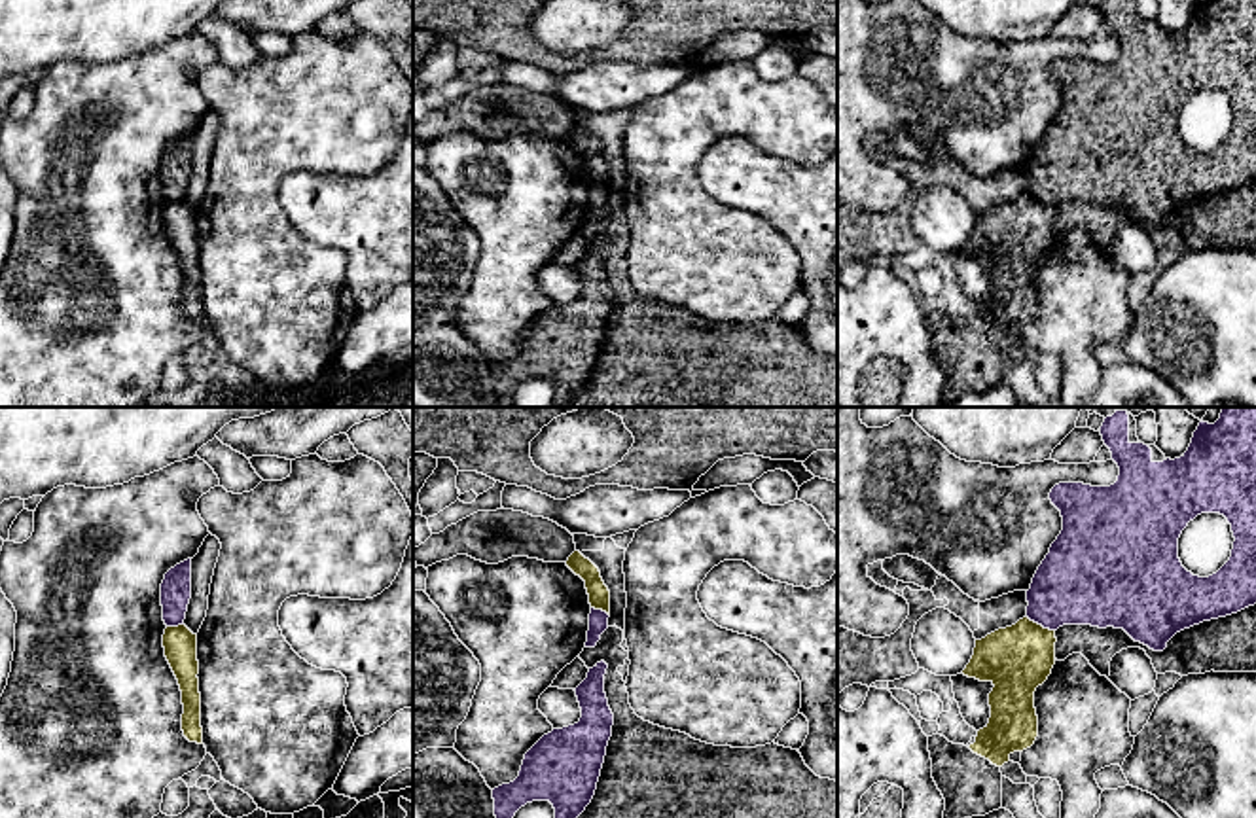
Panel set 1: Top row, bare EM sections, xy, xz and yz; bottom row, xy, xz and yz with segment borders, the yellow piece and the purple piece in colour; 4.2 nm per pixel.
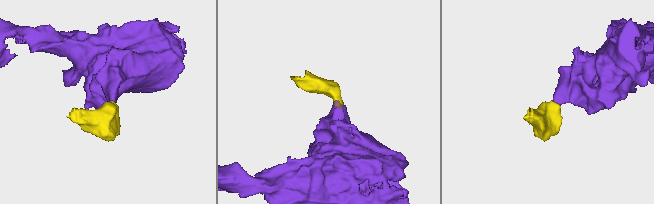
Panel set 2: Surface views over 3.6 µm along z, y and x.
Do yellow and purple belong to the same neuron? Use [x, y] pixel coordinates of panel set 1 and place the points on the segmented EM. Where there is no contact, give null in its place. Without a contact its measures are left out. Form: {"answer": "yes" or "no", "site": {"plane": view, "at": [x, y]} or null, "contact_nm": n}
{"answer": "no", "site": {"plane": "yz", "at": [1040, 625]}, "contact_nm": 140}

